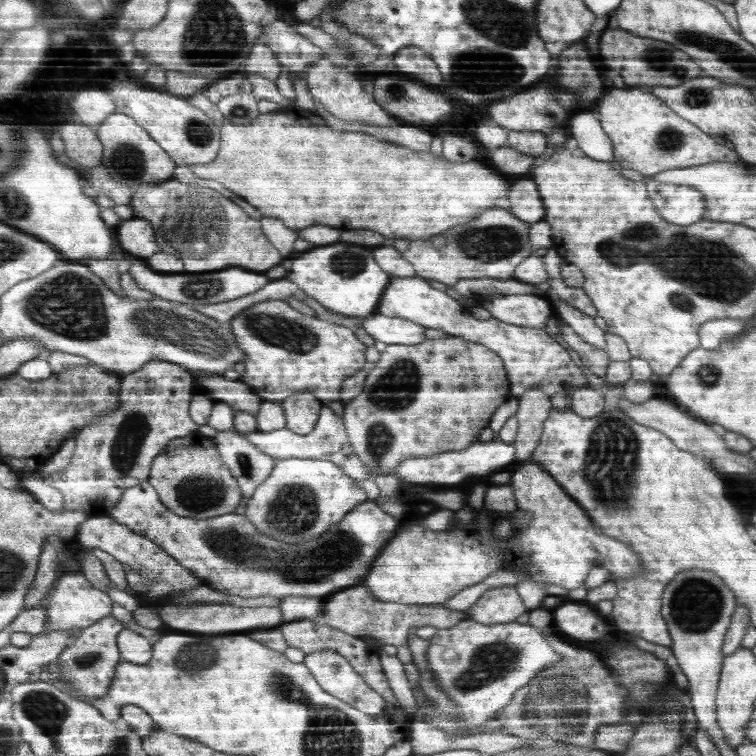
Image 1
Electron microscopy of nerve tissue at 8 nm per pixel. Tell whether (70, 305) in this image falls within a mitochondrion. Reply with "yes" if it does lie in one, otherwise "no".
yes

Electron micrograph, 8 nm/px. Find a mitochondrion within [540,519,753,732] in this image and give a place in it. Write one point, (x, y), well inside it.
(697, 604)

